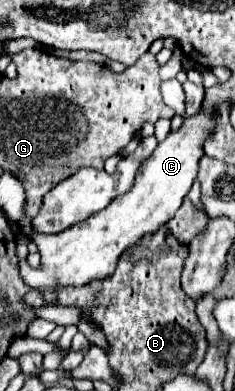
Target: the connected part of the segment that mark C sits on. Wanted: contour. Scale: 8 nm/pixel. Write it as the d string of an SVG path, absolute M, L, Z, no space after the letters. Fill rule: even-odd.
M198 112L196 116L188 118L178 132L168 134L168 138L158 144L152 156L142 162L132 190L110 202L104 210L96 212L92 218L86 218L84 222L70 226L58 236L40 234L32 228L30 240L38 246L44 268L34 270L27 262L27 245L18 242L17 254L24 282L32 288L54 290L56 286L82 286L92 280L110 276L116 270L118 258L126 250L134 248L146 234L154 234L158 228L162 228L180 208L184 196L188 194L196 178L198 160L204 156L202 144L210 134L212 126L214 118L206 118L204 112Z

